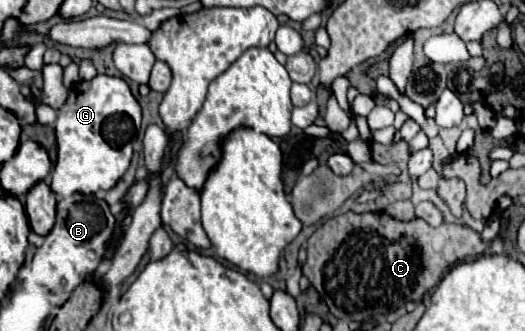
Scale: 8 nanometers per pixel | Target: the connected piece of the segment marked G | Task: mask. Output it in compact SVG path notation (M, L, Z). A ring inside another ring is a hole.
M97 74L93 80L73 86L55 122L57 162L53 168L51 190L59 196L111 190L129 168L133 138L139 128L141 108L125 80Z

